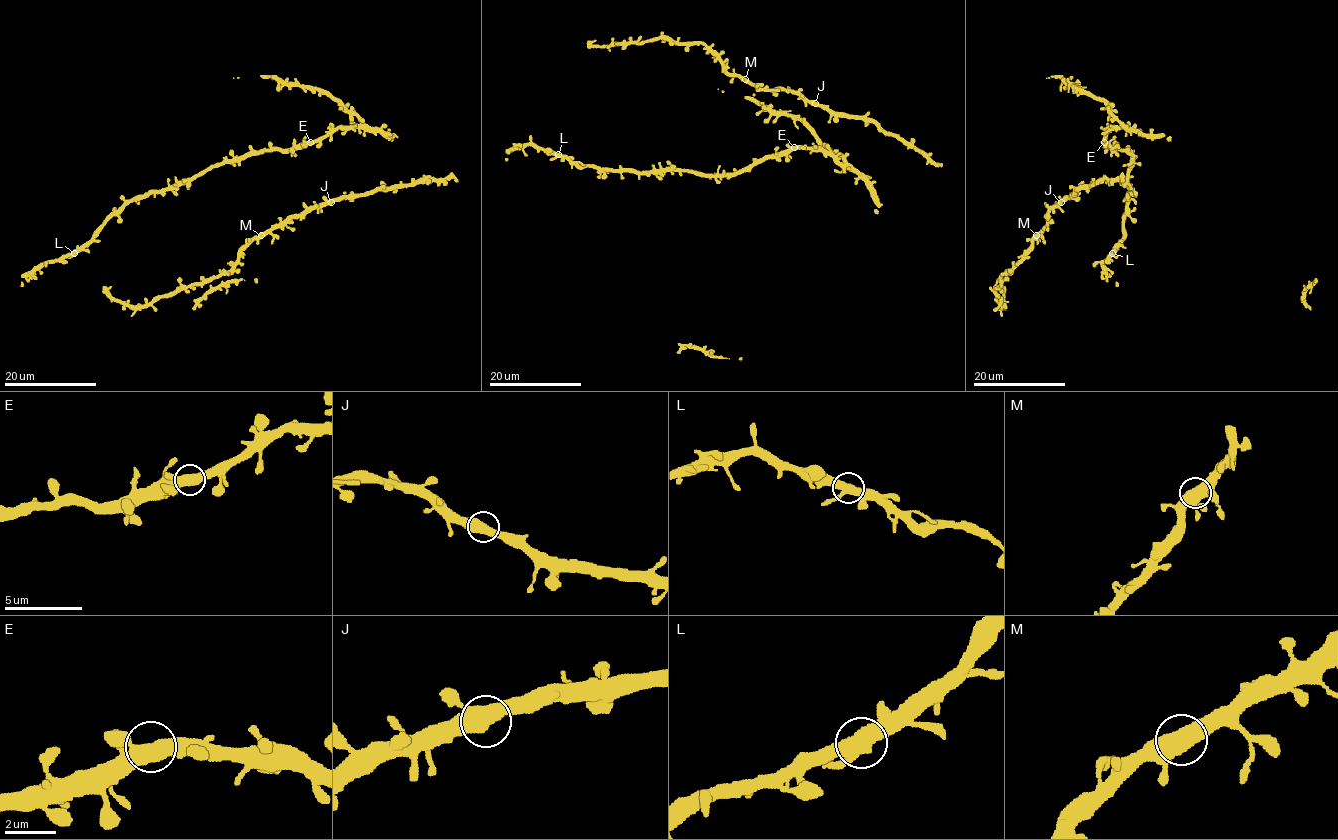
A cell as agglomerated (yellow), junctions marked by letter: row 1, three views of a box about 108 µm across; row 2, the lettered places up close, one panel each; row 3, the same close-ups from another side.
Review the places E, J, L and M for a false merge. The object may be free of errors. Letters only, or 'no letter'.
no letter

